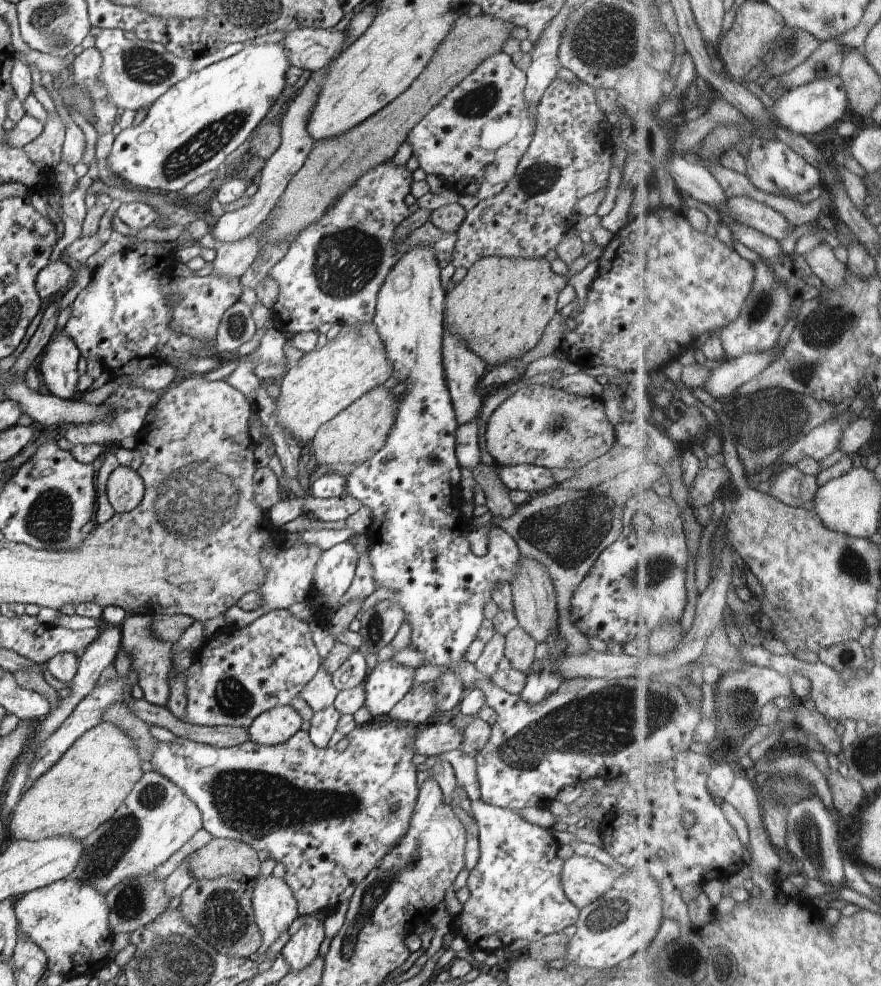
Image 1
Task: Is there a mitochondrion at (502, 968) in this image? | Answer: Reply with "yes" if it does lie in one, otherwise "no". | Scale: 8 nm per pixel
no

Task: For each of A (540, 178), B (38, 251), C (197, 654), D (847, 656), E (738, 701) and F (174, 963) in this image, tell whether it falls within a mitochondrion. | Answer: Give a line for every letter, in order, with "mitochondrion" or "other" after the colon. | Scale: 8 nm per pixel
A: mitochondrion
B: other
C: other
D: mitochondrion
E: mitochondrion
F: mitochondrion

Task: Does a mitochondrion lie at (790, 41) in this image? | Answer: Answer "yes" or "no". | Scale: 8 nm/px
yes

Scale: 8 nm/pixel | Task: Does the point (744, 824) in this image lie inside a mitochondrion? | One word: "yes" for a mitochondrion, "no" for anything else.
no

